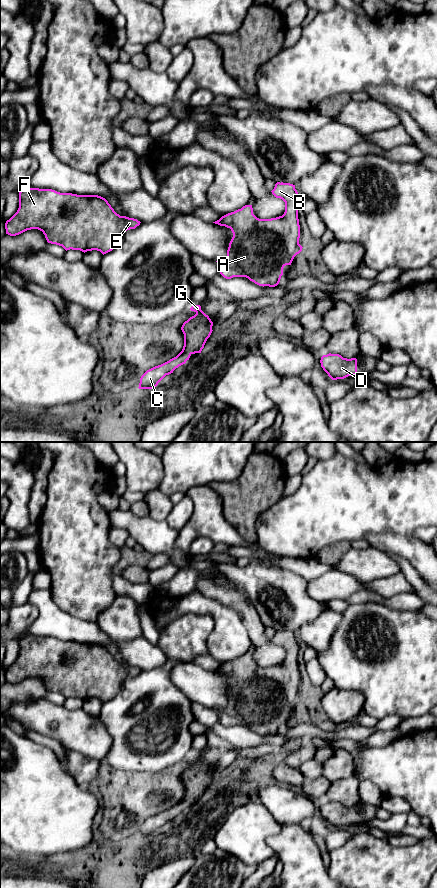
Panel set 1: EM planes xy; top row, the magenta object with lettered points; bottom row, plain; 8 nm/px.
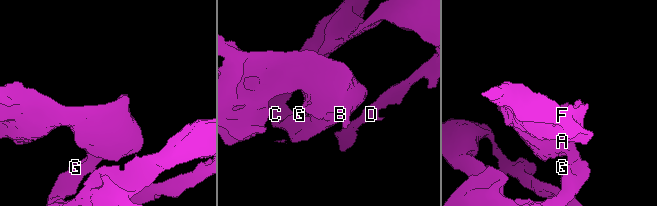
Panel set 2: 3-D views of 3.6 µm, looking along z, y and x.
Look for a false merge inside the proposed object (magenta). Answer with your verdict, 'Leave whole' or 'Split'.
Leave whole

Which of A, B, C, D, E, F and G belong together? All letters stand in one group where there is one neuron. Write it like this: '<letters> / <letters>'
A B C D E F G

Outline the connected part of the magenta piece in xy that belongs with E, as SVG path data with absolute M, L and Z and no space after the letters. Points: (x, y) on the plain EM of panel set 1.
M25 636L19 640L19 656L5 671L6 682L19 683L27 678L43 680L48 691L67 698L97 698L103 703L112 699L123 682L140 673L140 669L117 662L108 649L98 643L60 641L52 637Z

